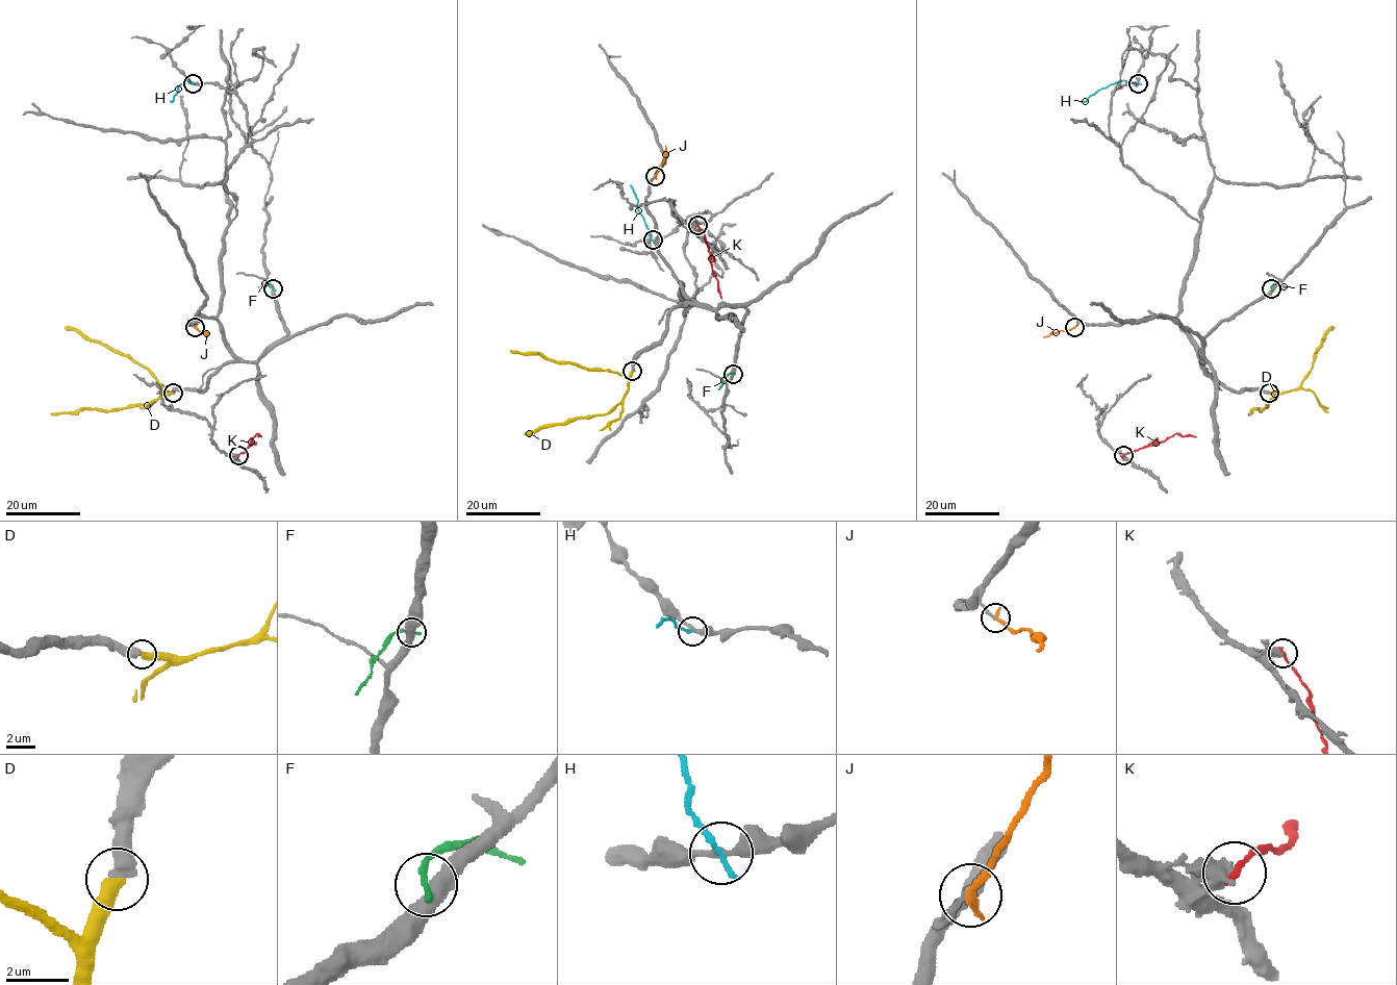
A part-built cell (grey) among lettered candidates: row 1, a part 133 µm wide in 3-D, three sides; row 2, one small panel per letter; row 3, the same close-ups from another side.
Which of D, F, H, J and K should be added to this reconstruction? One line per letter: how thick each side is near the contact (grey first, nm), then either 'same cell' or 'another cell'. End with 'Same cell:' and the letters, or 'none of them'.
D: calibres 550 and 480 nm; same cell
F: calibres 480 and 200 nm; another cell
H: calibres 300 and 240 nm; another cell
J: calibres 190 and 280 nm; same cell
K: calibres 320 and 200 nm; another cell
Same cell: D, J

